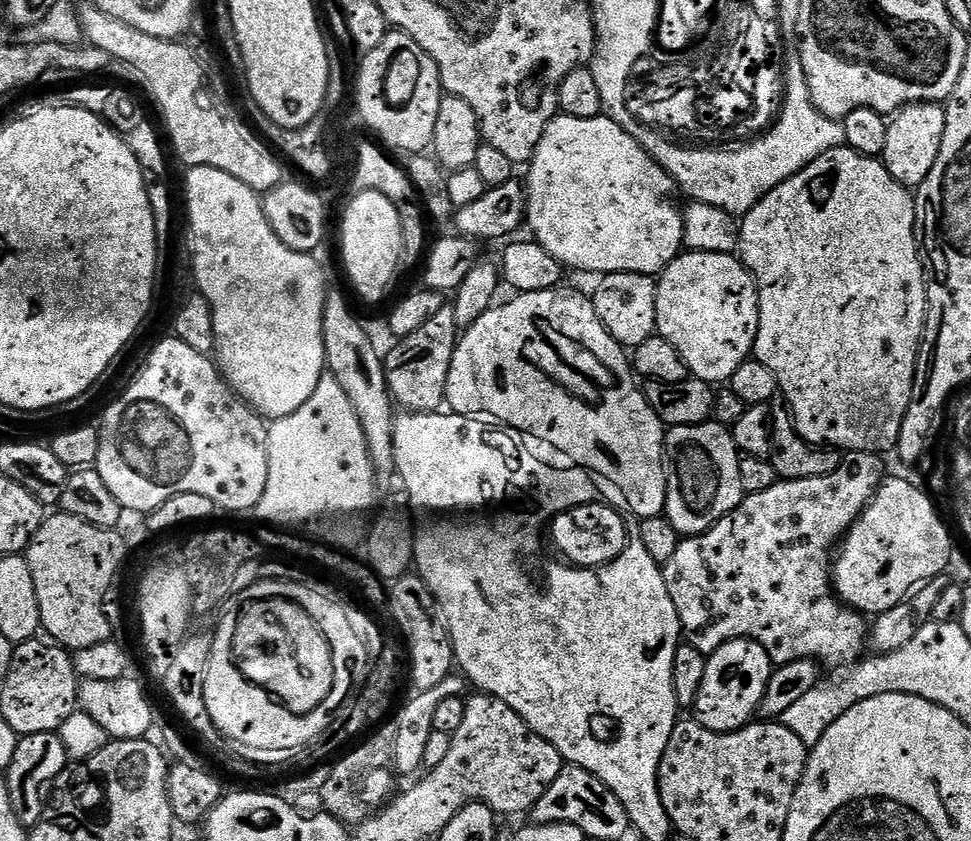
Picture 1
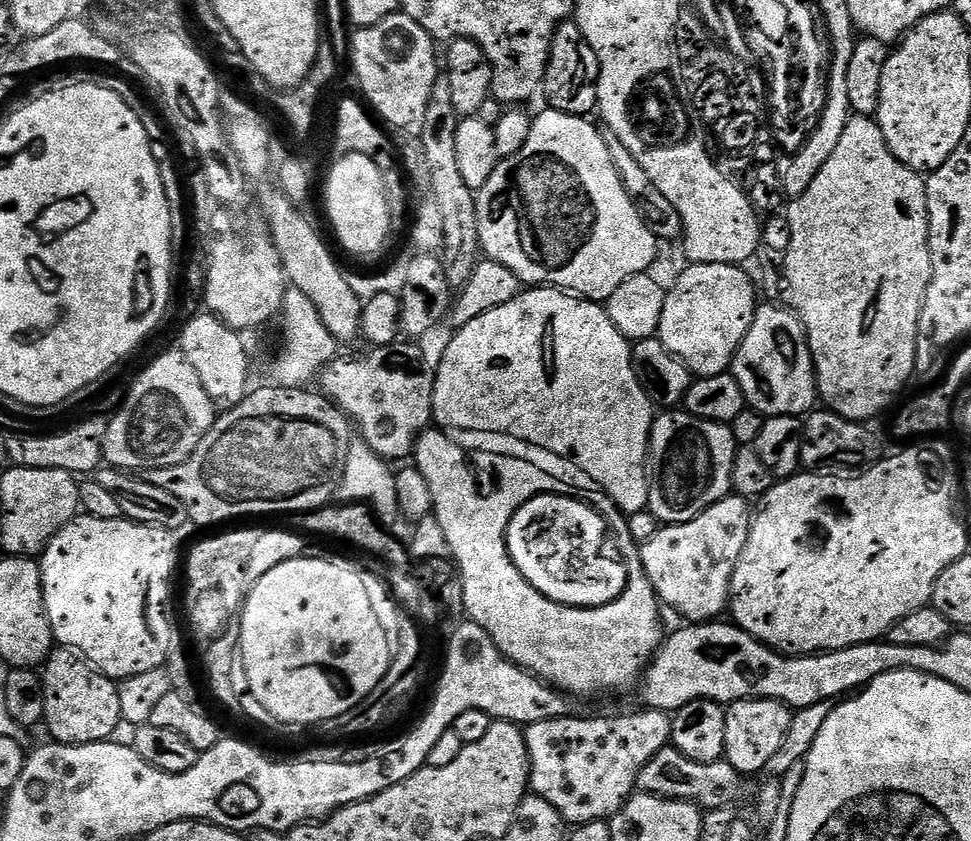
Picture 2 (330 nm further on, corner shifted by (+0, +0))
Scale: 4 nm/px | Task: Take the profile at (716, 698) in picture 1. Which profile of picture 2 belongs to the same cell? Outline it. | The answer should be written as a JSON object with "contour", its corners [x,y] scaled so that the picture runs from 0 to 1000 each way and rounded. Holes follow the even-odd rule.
{"contour":[[[771,830],[768,832],[758,832],[749,838],[748,842],[748,893],[746,904],[749,912],[758,918],[787,918],[791,912],[793,901],[805,892],[805,882],[809,882],[809,868],[814,868],[814,859],[818,850],[817,843],[811,837],[801,832],[785,832],[782,830]]]}

